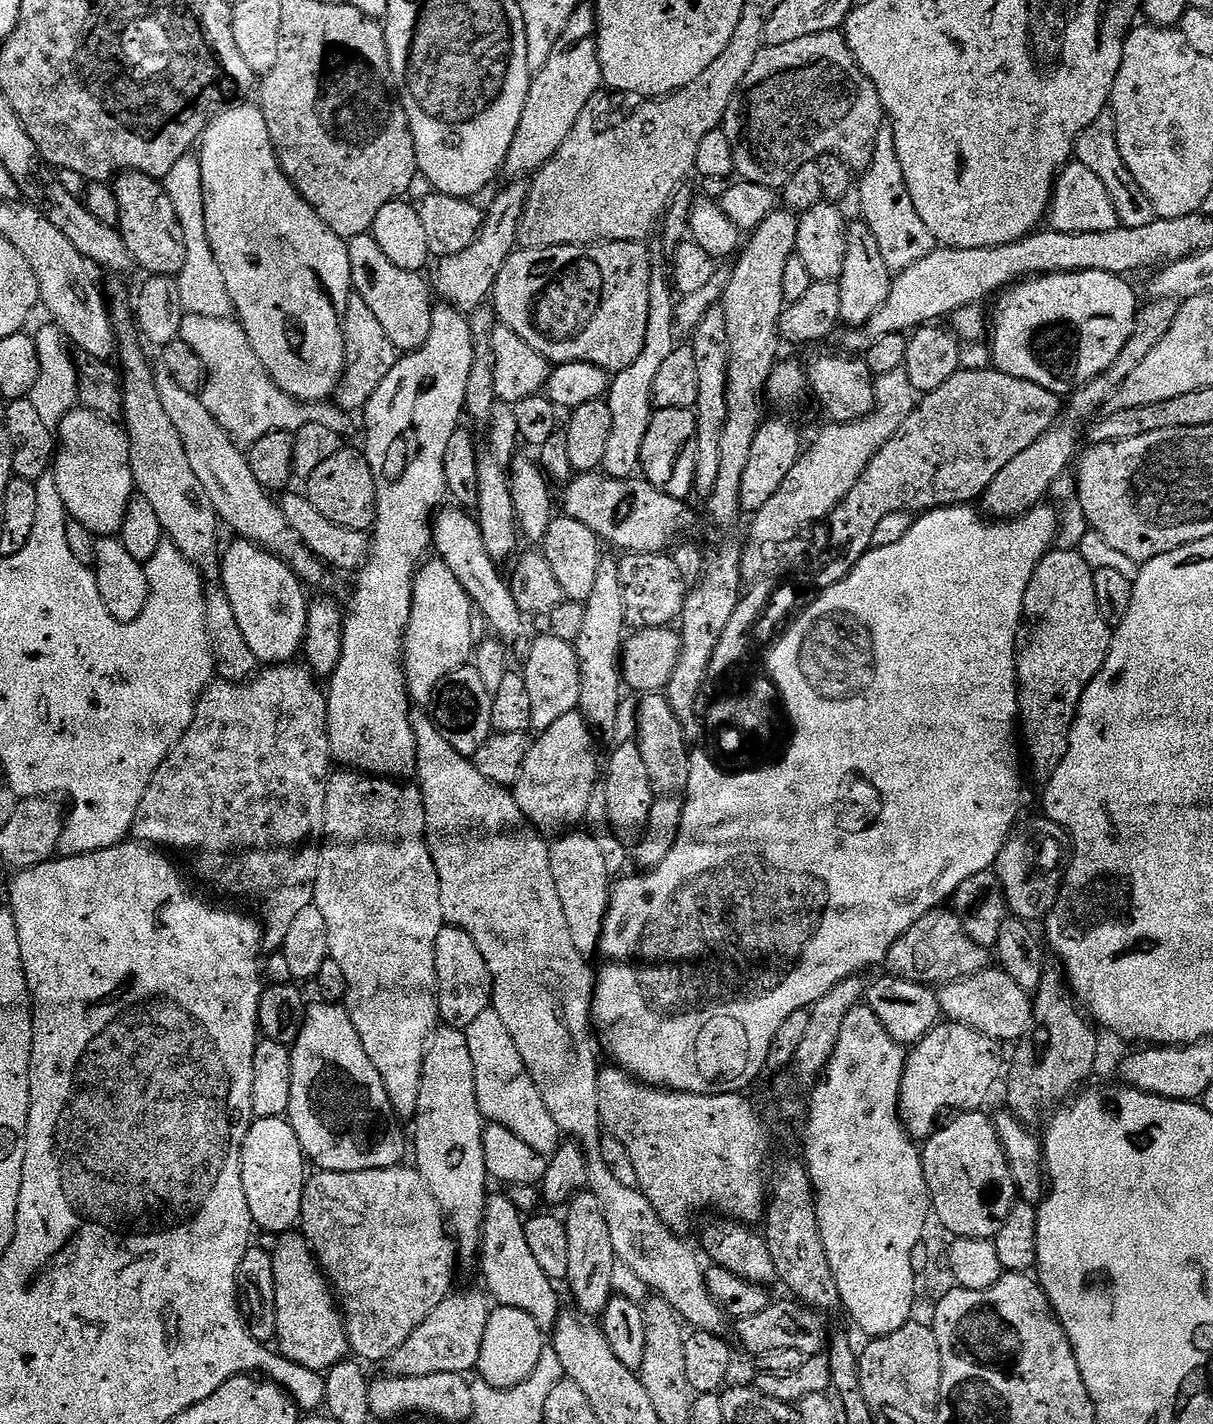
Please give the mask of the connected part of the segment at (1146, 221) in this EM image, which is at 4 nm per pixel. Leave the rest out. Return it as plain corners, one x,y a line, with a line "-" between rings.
1111,110
1098,114
1098,118
1094,118
1094,122
1090,122
1090,126
1086,126
1083,134
1076,139
1074,156
1079,164
1094,170
1094,174
1098,174
1098,178
1102,178
1102,186
1106,186
1106,194
1110,194
1110,202
1123,227
1150,226
1150,222
1158,219
1150,198
1146,198
1142,186
1138,186
1138,182
1134,182
1134,174
1130,174
1126,162
1122,162
1122,154
1118,150
1116,119

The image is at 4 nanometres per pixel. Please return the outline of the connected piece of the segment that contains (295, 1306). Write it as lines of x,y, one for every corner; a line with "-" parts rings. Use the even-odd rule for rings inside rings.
298,1232
283,1233
279,1240
272,1250
275,1306
278,1310
276,1346
287,1360
322,1374
347,1359
351,1353
343,1315
303,1235

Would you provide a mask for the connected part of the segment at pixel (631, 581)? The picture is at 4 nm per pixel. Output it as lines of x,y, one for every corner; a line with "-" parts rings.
633,552
619,561
622,578
622,602
626,606
625,625
629,629
666,628
679,621
690,586
682,578
682,573
664,552
638,554

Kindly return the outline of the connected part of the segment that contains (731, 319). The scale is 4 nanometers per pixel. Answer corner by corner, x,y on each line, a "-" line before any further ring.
780,206
763,220
757,228
743,241
742,247
735,257
736,265
728,272
728,283
724,285
722,307
726,318
728,334
728,389
726,390
726,420
722,426
722,436
718,442
718,479
714,490
706,498
708,516
720,528
728,528
742,516
740,511
740,491
742,490
742,474
746,471
750,459
750,446
754,446
756,429
762,423
760,407
765,407
768,379
778,363
776,355
780,352
782,337
780,335
780,319
786,307
782,294
783,271
786,262
796,255
796,235
800,217
797,213

